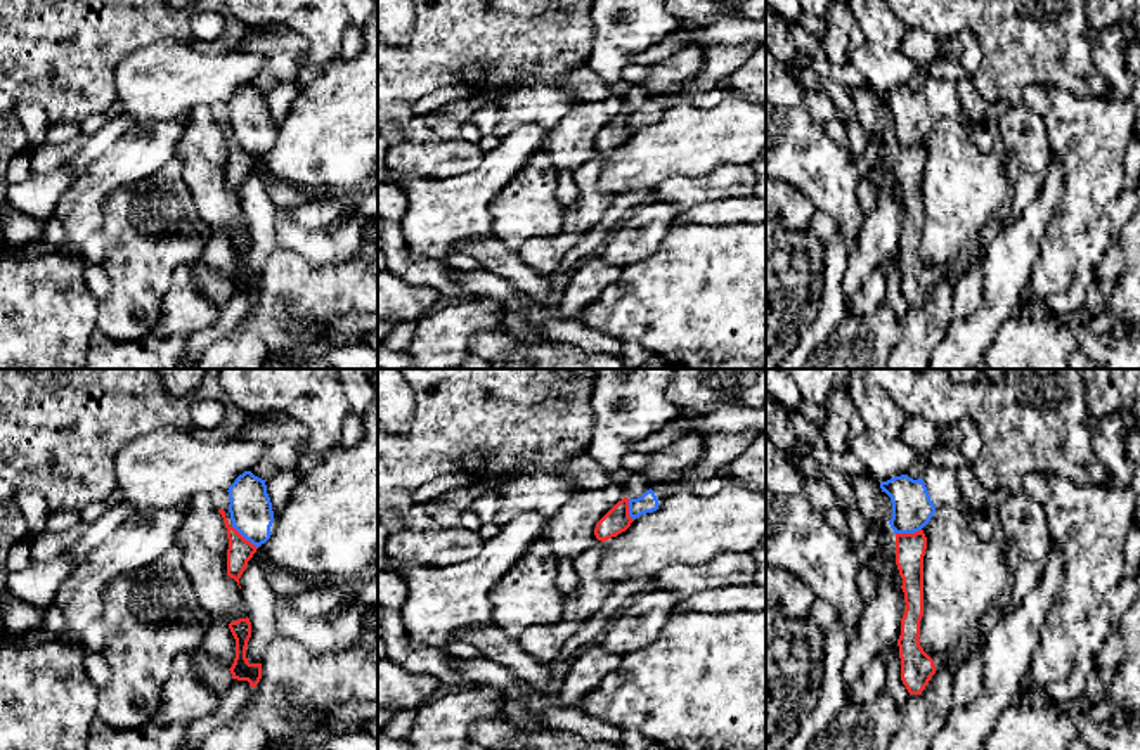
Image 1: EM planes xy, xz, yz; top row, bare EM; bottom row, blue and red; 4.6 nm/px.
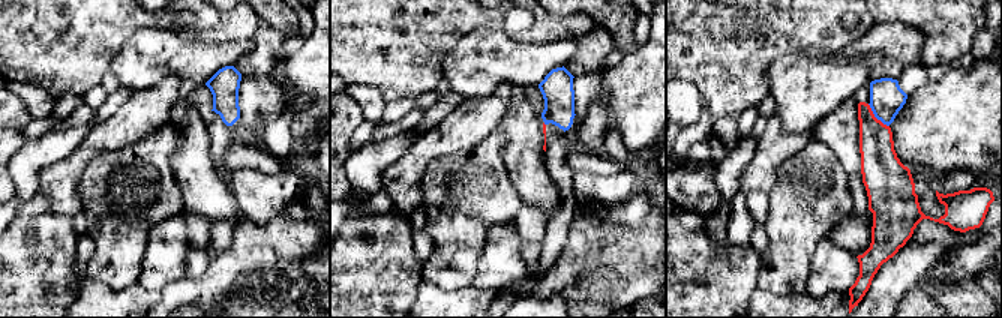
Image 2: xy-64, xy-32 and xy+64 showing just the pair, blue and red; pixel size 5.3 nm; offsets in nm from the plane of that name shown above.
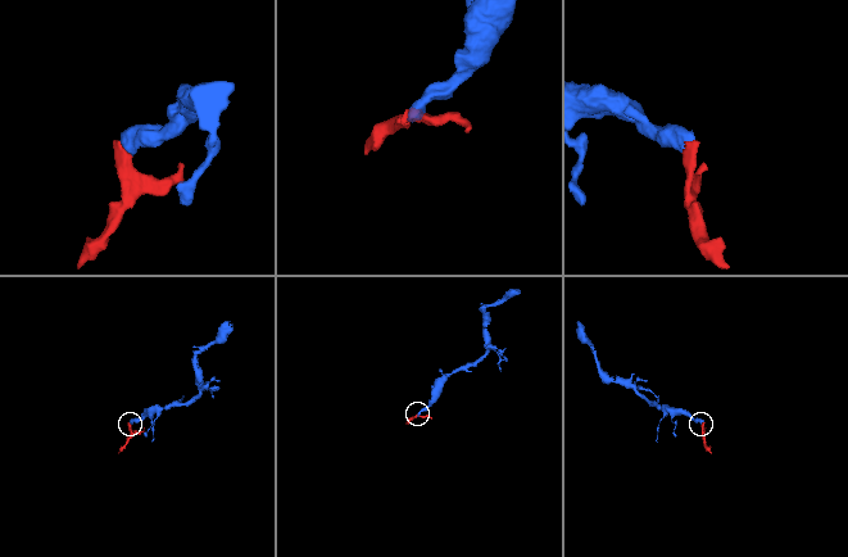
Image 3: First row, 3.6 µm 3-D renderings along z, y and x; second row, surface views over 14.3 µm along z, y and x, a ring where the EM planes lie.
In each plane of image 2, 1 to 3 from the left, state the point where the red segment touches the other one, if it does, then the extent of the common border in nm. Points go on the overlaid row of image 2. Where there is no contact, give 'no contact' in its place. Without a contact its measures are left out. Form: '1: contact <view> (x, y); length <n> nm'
1: no contact
2: no contact
3: contact xy+64 (876, 117); length 170 nm

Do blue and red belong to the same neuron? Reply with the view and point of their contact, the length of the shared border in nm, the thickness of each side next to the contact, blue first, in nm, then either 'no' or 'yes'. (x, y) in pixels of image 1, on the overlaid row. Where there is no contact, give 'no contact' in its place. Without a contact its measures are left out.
meets blue in xy at (245, 537); contact 160 nm long; 200 nm thick on the blue side, 120 nm on the other; no

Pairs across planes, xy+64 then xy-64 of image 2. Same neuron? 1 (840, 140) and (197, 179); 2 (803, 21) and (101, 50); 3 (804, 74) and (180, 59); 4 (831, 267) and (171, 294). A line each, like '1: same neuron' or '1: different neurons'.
1: same neuron
2: same neuron
3: same neuron
4: different neurons

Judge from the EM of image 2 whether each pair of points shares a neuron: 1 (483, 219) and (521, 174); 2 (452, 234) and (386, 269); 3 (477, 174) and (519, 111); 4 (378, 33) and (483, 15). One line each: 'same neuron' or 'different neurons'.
1: different neurons
2: different neurons
3: different neurons
4: same neuron

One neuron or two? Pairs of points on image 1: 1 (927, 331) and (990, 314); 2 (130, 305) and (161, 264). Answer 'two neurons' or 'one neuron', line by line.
1: two neurons
2: one neuron

